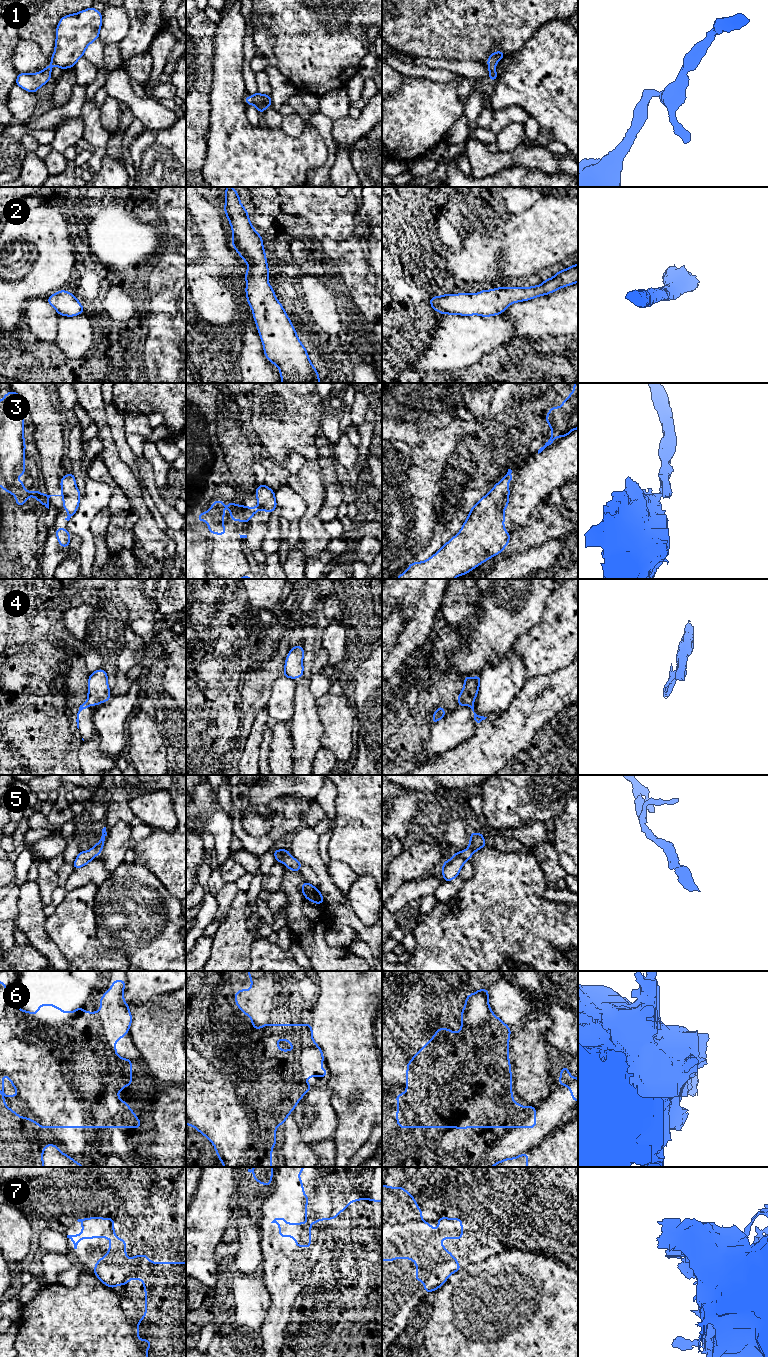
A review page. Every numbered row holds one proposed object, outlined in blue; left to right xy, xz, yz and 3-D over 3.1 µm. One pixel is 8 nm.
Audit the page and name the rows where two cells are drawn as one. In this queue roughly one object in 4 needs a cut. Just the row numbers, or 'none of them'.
3, 4, 6, 7

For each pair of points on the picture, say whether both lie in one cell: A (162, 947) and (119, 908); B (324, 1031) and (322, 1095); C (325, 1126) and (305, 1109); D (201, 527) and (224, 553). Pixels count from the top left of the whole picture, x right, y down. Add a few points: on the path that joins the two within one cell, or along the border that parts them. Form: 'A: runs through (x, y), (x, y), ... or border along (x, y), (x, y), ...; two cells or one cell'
A: runs through (151, 936), (130, 915); one cell
B: border along (326, 1087), (332, 1092), (331, 1106), (334, 1109); two cells
C: runs through (320, 1122), (310, 1113); one cell
D: runs through (208, 533), (221, 546); one cell

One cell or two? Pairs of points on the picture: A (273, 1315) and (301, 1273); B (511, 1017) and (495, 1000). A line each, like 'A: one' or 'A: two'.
A: one
B: one

